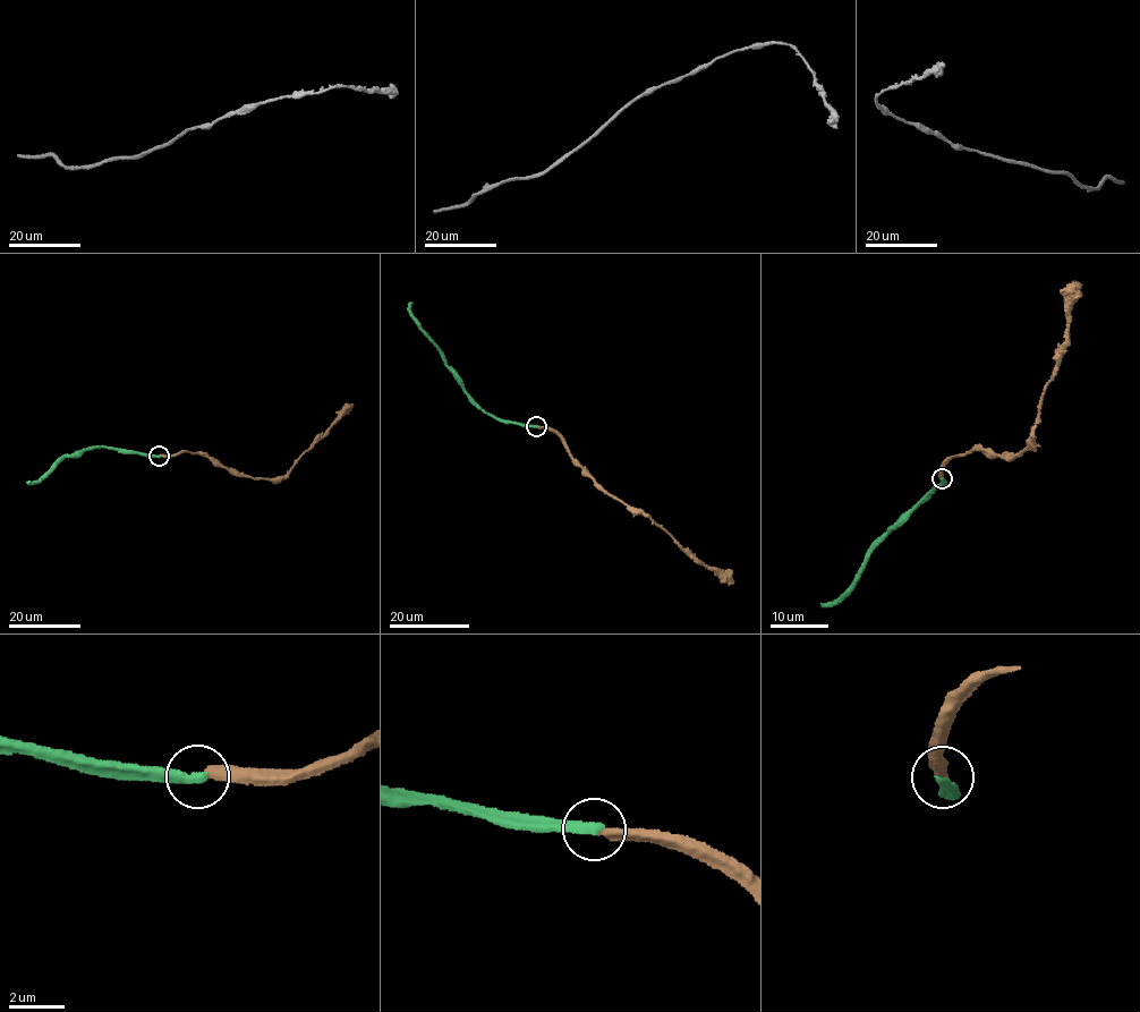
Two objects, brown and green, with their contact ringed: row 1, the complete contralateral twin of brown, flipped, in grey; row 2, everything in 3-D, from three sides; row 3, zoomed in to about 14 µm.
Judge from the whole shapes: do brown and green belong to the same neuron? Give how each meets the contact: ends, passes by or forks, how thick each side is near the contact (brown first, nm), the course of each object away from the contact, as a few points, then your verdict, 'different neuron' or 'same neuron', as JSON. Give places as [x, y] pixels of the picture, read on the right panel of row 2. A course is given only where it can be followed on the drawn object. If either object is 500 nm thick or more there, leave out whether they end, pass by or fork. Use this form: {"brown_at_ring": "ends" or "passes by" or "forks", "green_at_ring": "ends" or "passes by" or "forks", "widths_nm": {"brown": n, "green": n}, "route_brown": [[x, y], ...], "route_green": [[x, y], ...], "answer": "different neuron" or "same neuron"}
{"brown_at_ring": "ends", "green_at_ring": "ends", "widths_nm": {"brown": 320, "green": 400}, "route_brown": [[942, 478], [938, 474], [950, 458], [980, 448], [1009, 457], [1024, 450], [1068, 339], [1065, 302], [1075, 281]], "route_green": [[942, 478], [945, 486], [927, 493], [916, 508], [901, 517], [867, 558], [845, 593], [831, 603], [821, 604]], "answer": "different neuron"}

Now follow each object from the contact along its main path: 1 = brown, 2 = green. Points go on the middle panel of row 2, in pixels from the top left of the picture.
1: (536, 426), (549, 427), (562, 439), (569, 456), (602, 487), (640, 509), (698, 562), (720, 570), (733, 583)
2: (536, 426), (500, 422), (485, 413), (417, 322), (409, 308), (413, 303)

